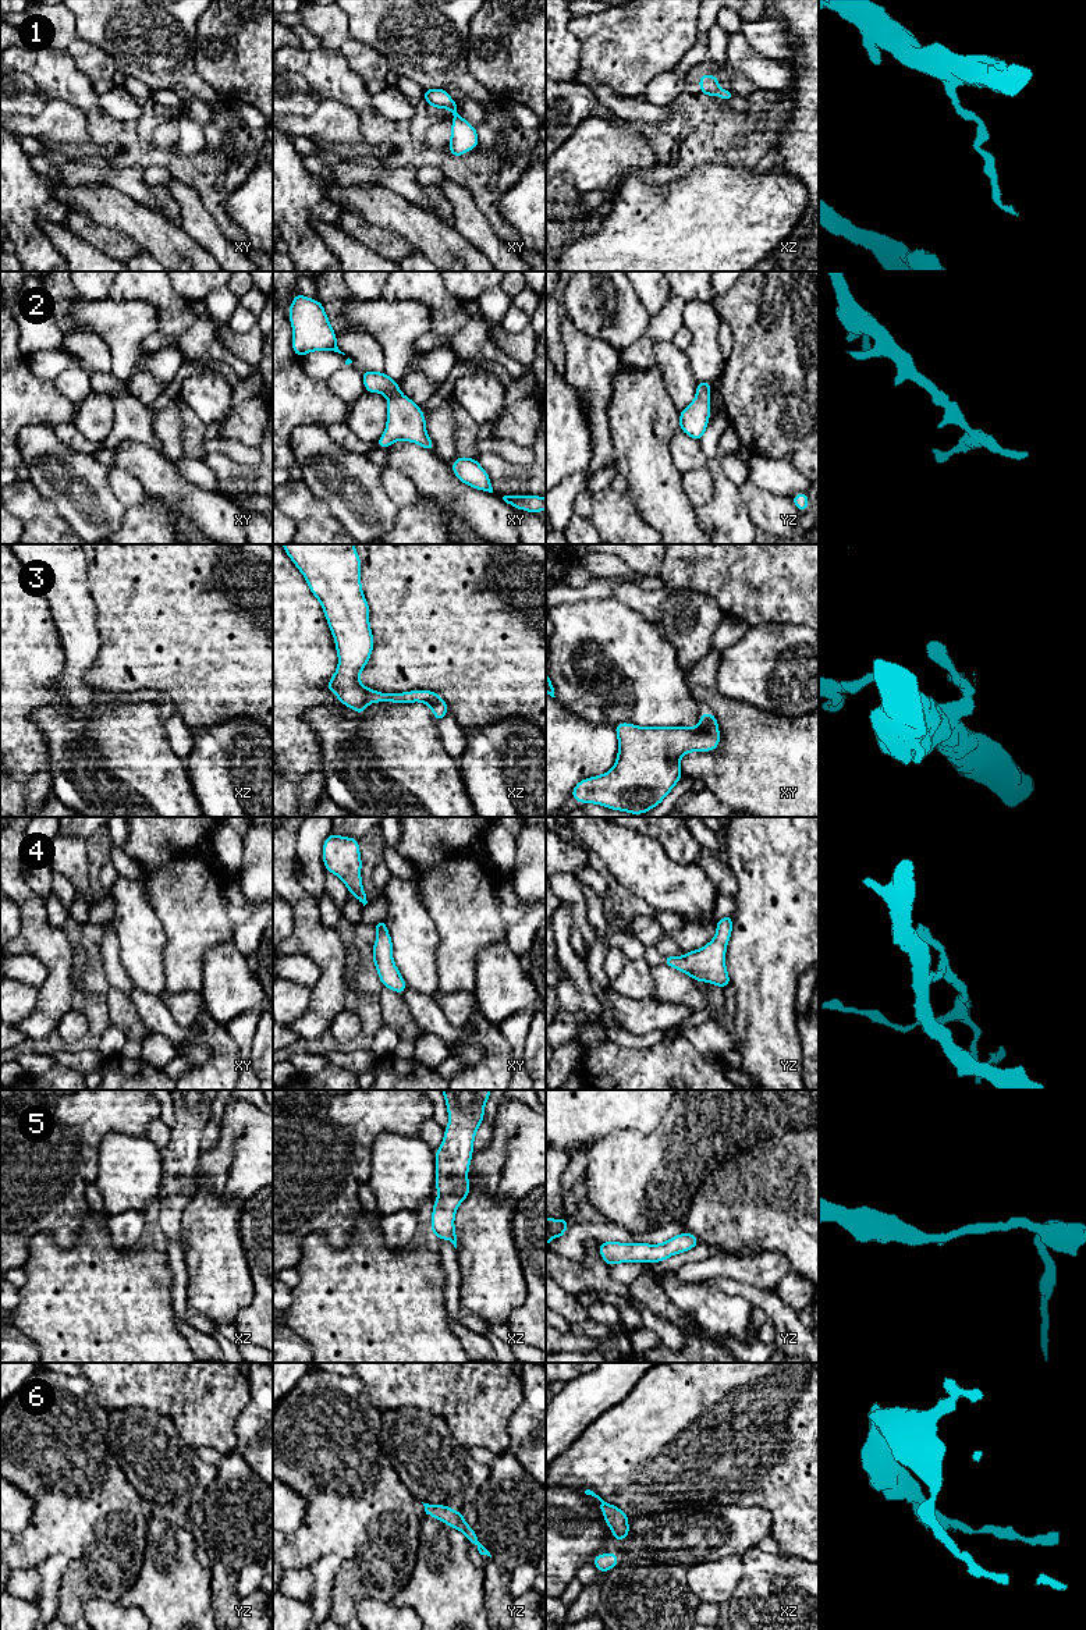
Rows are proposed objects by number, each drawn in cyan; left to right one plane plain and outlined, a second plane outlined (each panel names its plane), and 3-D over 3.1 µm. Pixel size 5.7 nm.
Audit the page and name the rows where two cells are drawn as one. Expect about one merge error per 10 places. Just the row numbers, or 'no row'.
no row

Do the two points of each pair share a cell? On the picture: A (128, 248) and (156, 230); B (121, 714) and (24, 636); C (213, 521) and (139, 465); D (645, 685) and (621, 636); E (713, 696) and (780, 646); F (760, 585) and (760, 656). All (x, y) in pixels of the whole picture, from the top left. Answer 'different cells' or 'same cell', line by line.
A: different cells
B: different cells
C: same cell
D: same cell
E: different cells
F: different cells

